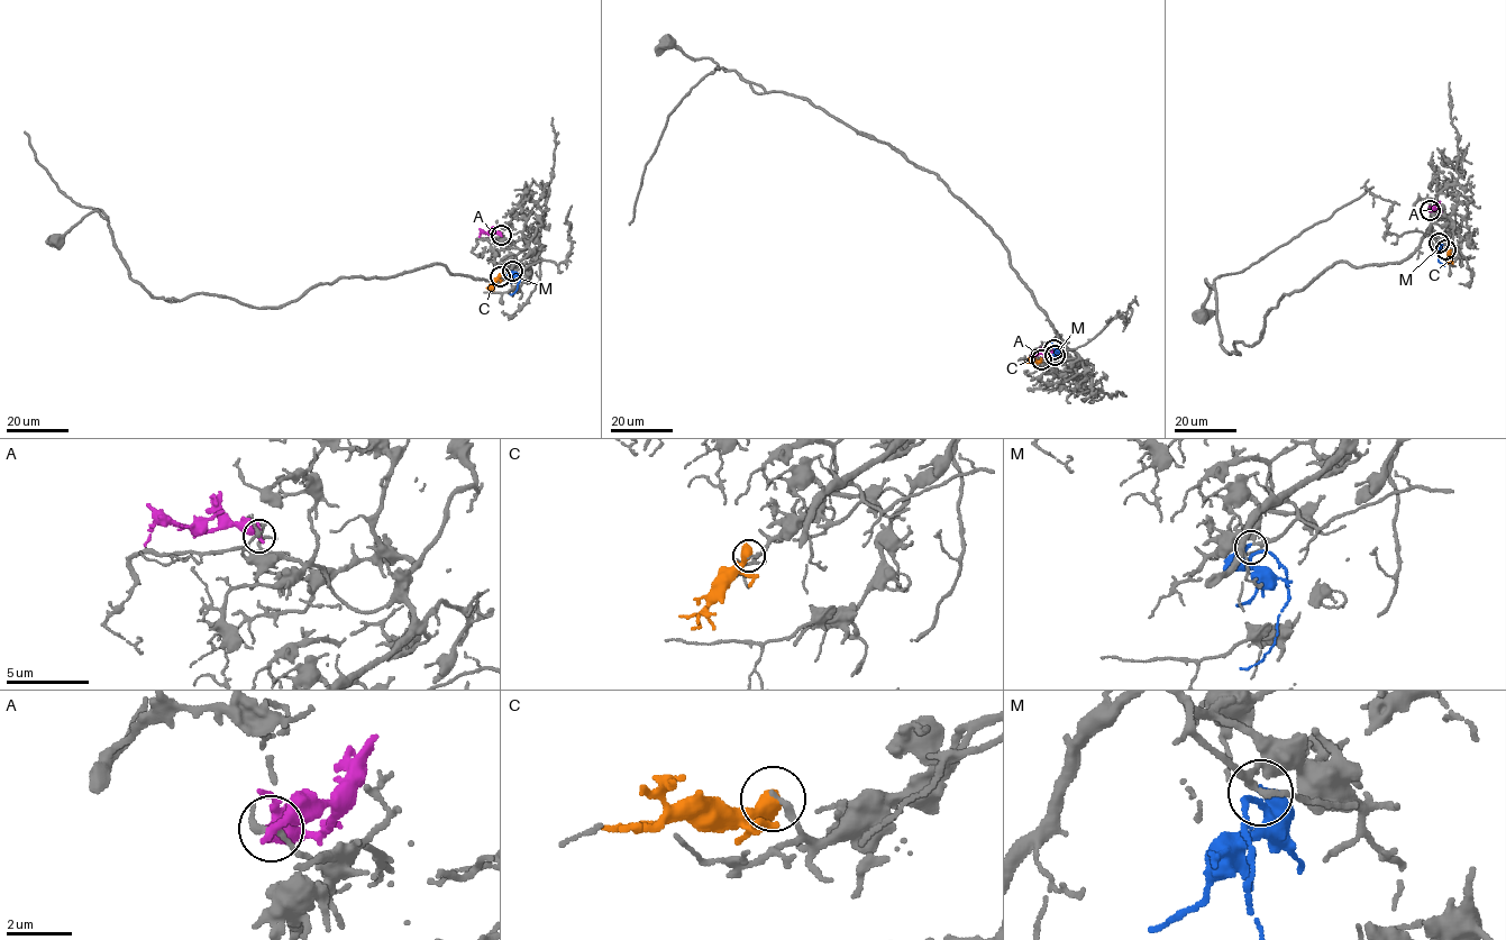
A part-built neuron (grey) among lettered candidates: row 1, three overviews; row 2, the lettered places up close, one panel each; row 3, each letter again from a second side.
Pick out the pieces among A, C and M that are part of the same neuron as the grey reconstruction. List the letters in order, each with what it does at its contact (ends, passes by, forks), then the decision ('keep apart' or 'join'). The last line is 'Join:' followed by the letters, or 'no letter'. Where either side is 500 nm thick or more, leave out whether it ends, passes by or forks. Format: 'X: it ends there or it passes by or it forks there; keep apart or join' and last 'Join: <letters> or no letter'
A: it ends there; keep apart
C: keep apart
M: it ends there; join
Join: M

